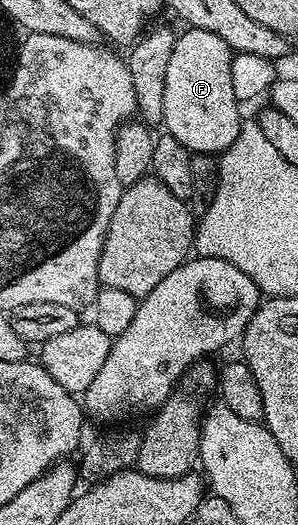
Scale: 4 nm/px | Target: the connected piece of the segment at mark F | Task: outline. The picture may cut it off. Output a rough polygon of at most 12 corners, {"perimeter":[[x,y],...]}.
{"perimeter":[[211,32],[176,37],[166,133],[221,154],[240,133],[233,51]]}

